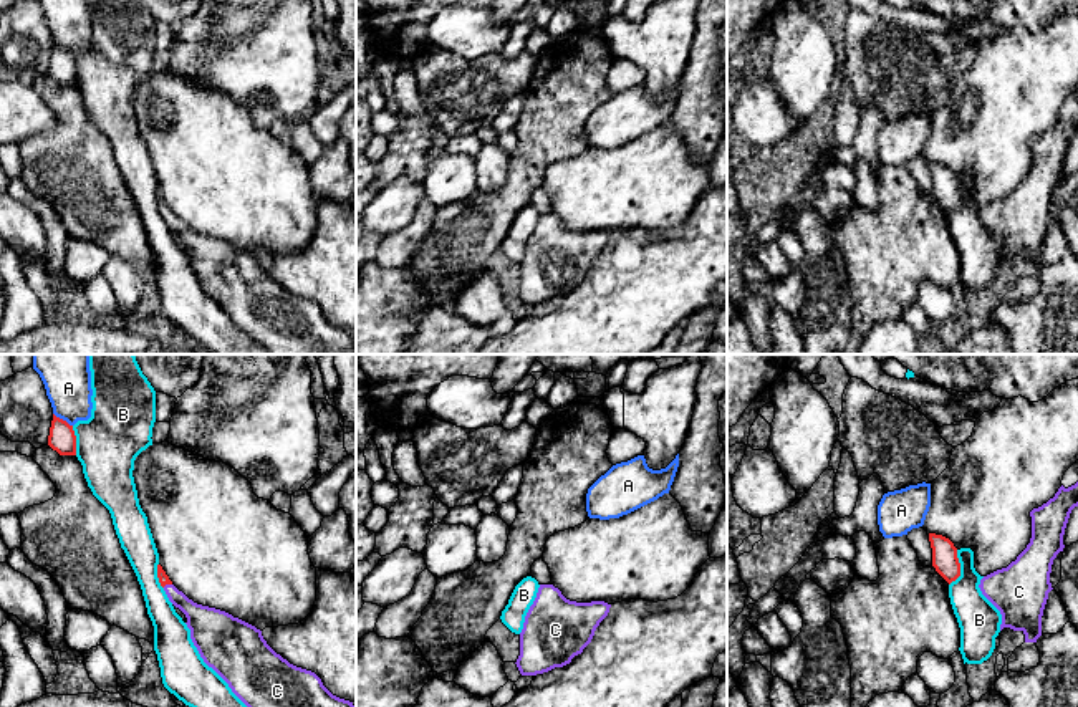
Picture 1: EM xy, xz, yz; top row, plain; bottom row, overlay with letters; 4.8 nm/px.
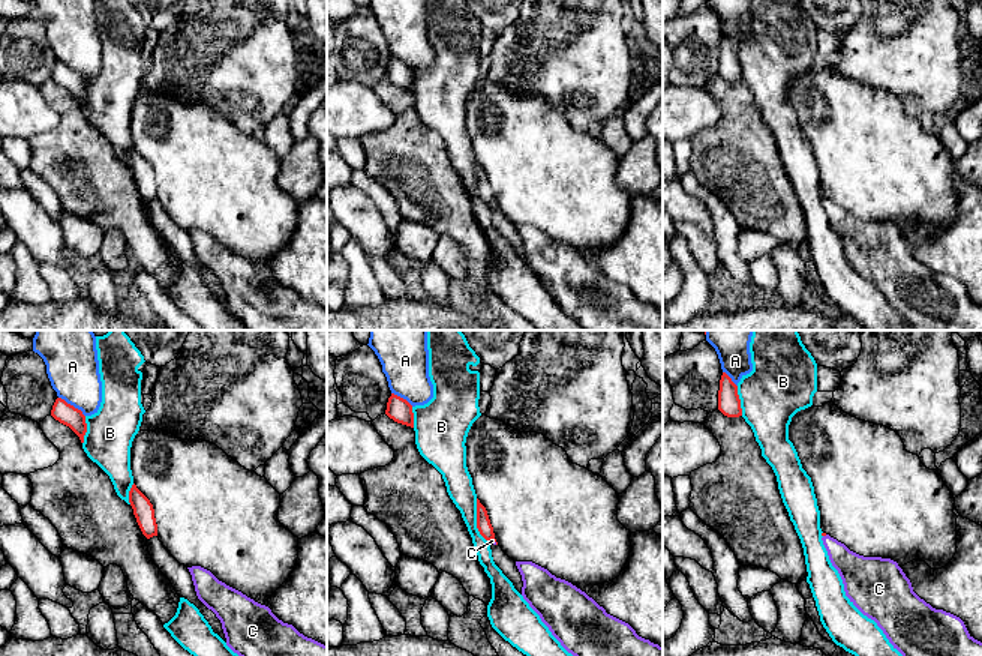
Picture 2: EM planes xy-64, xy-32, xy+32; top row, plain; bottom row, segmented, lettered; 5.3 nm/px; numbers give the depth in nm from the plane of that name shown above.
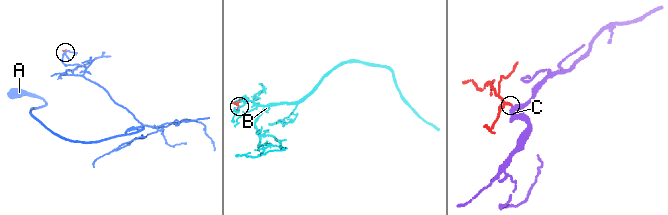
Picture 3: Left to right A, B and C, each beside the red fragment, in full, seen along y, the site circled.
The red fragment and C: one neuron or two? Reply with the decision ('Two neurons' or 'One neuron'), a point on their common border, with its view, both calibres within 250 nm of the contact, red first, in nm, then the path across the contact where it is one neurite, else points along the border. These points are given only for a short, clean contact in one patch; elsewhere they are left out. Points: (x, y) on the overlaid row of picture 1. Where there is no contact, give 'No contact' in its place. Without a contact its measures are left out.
One neuron. Touches red at xy (166, 583). Thickness 50 nm (red) against 140 nm. Path across: xy (164, 580), (166, 583), (201, 620)

